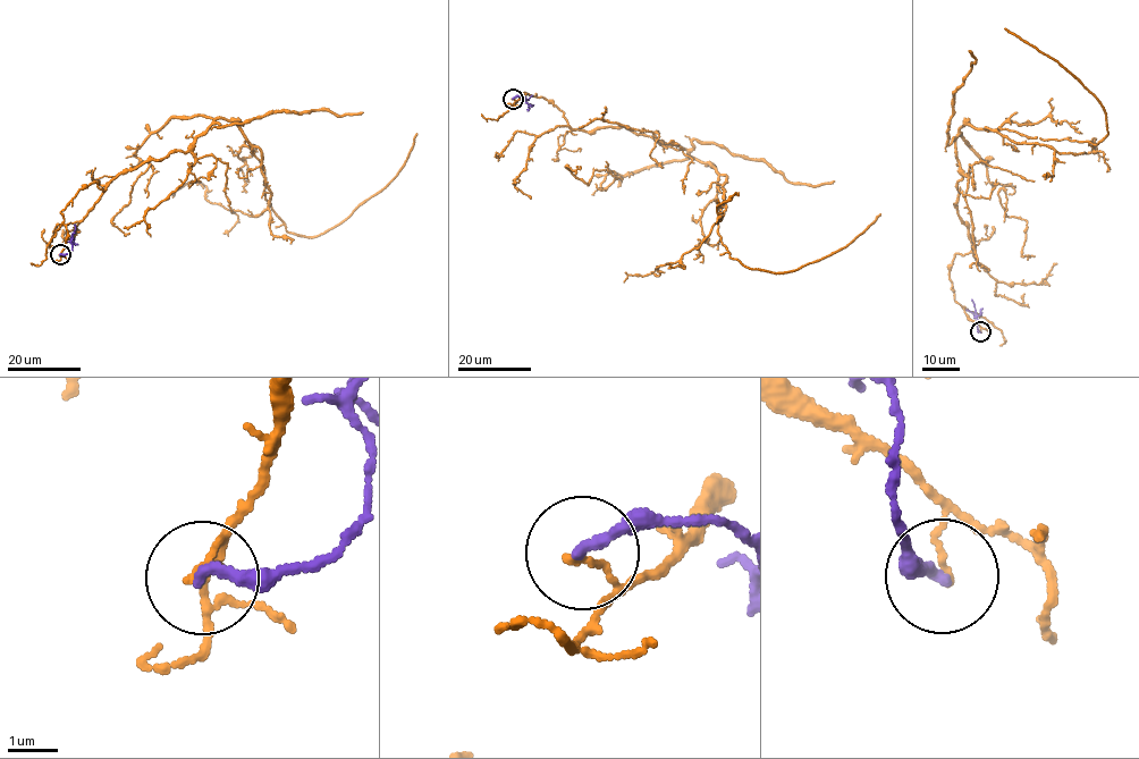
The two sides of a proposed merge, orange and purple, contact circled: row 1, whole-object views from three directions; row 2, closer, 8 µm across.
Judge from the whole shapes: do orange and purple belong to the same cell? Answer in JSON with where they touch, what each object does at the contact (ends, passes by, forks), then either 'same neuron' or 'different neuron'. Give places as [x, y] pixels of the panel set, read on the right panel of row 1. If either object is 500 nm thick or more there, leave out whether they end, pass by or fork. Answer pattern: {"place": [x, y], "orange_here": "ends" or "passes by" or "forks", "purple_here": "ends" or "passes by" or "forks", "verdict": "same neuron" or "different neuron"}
{"place": [980, 331], "orange_here": "ends", "purple_here": "ends", "verdict": "different neuron"}

